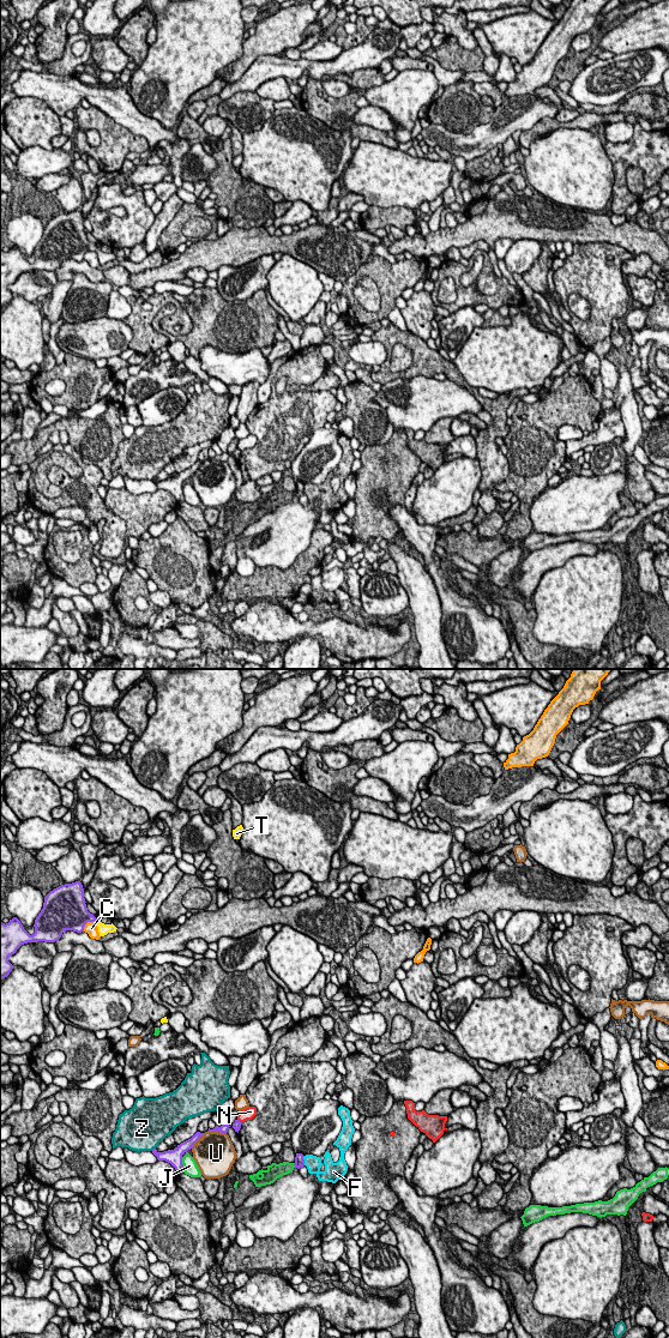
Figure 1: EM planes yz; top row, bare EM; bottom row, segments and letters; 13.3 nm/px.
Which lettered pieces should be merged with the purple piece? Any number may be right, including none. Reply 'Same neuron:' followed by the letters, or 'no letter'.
Same neuron: T

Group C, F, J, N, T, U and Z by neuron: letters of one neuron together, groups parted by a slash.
C / F / J / N / T / U / Z

